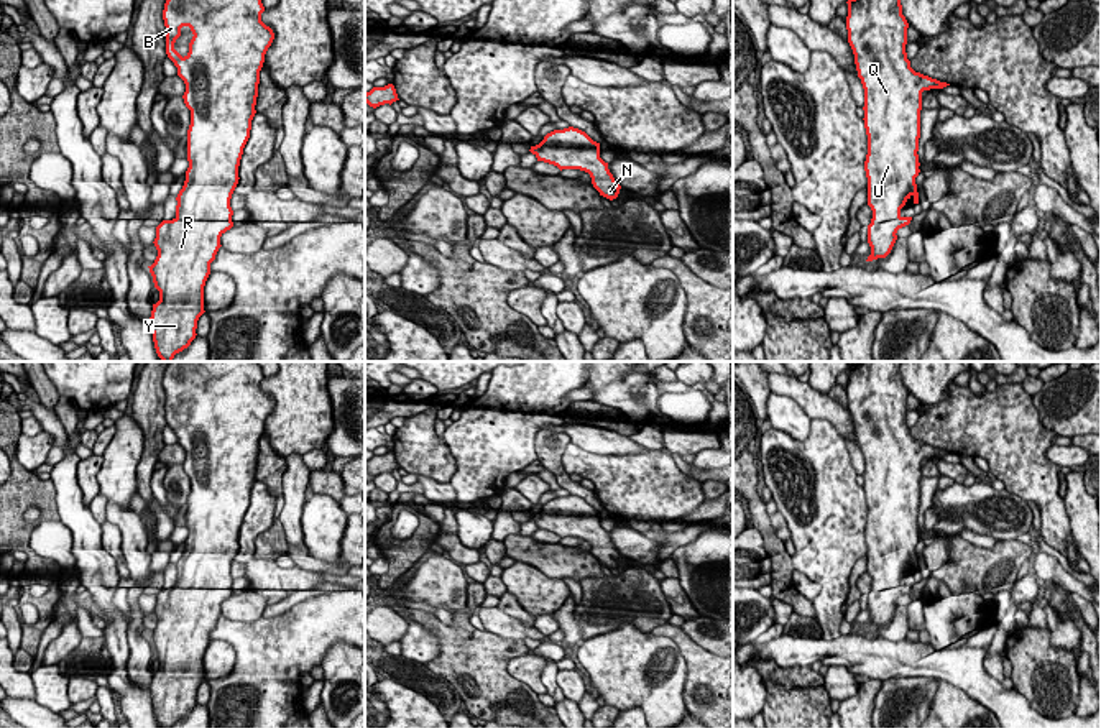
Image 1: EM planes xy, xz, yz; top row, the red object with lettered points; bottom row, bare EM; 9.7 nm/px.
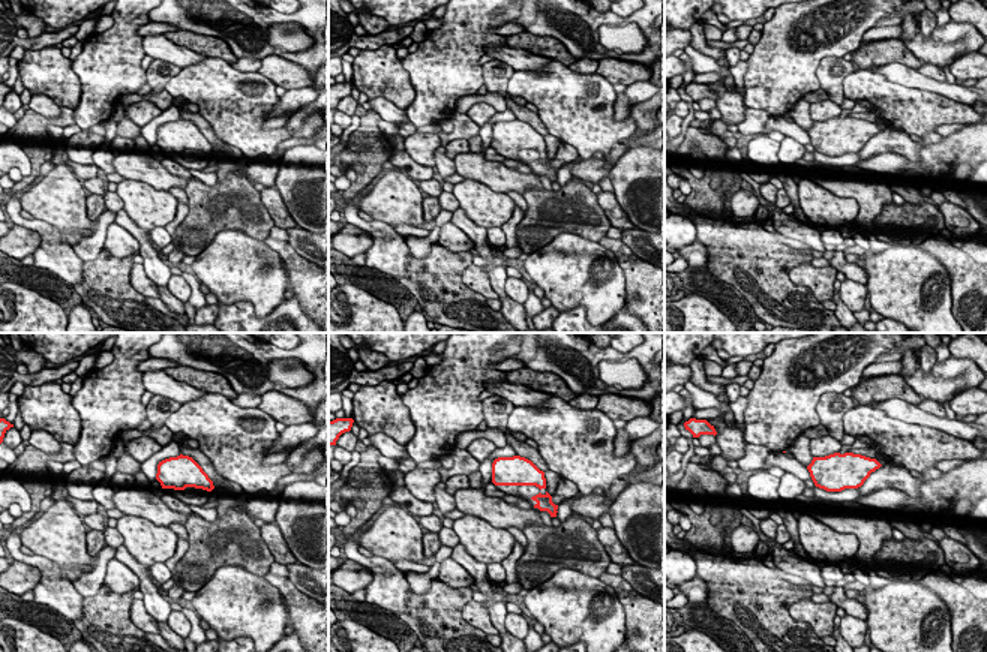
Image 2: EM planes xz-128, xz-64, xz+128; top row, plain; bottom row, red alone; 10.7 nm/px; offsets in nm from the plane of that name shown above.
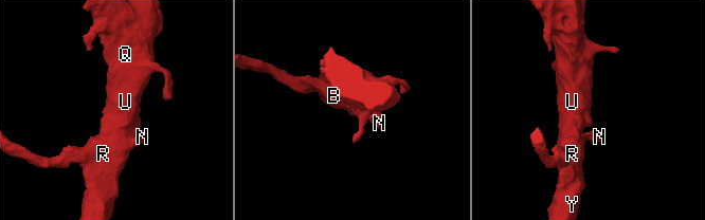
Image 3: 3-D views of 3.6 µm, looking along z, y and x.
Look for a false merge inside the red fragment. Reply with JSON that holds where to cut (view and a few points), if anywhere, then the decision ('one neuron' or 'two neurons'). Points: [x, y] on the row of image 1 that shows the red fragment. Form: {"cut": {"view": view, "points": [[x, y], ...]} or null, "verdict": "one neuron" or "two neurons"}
{"cut": null, "verdict": "one neuron"}

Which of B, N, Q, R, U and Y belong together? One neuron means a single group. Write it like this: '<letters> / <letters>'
B N Q R U Y

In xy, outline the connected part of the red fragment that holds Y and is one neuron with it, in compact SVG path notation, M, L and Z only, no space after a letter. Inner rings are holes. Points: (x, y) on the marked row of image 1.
M166 0L163 20L166 26L166 54L186 84L182 95L191 110L187 130L186 181L176 200L176 217L156 227L158 256L150 268L159 301L153 304L150 324L158 357L173 362L196 339L199 317L204 311L204 286L210 263L219 251L220 237L233 227L230 207L238 184L238 166L250 138L256 113L260 71L274 33L261 21L261 0ZM189 26L192 39L182 58L174 43L181 28Z

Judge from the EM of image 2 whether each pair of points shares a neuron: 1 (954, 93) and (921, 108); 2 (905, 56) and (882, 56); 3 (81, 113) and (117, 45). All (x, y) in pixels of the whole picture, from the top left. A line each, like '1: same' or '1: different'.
1: different
2: same
3: same

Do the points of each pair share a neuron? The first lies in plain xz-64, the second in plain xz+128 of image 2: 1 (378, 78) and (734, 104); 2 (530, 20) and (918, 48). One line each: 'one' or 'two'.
1: one
2: one

